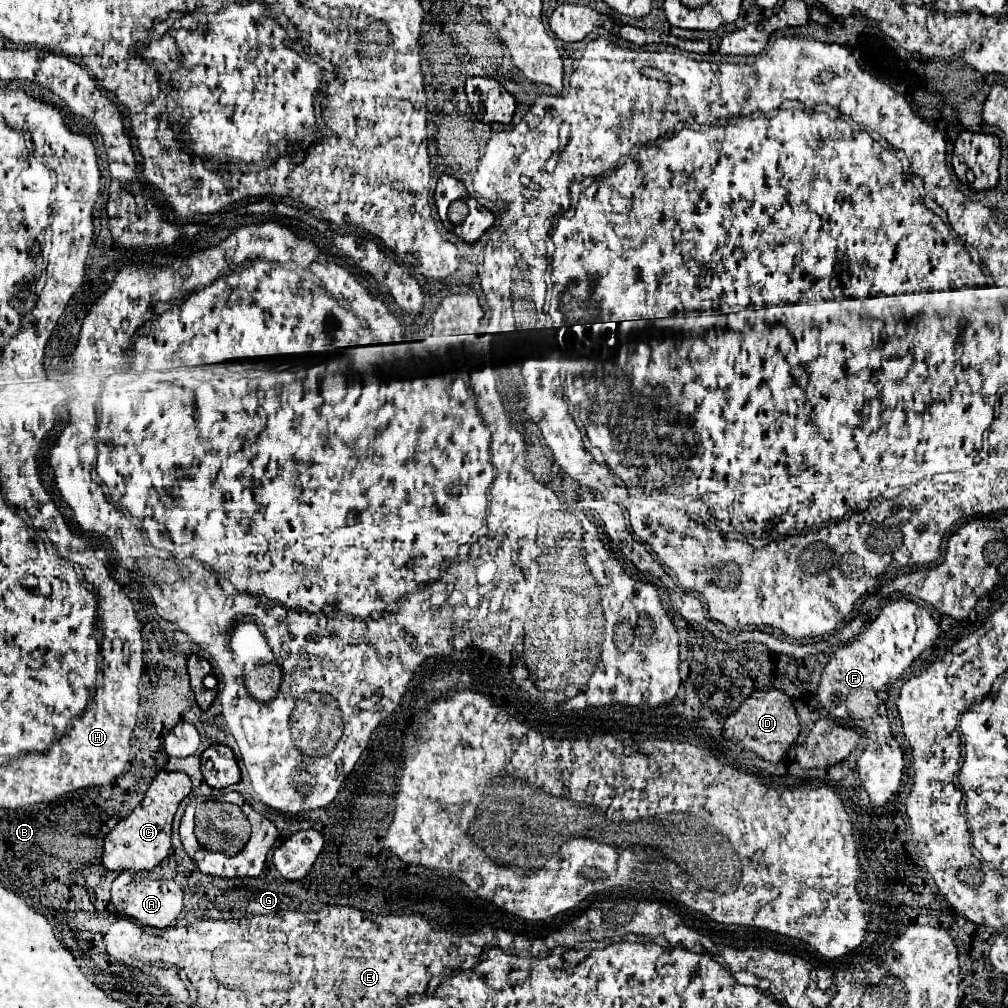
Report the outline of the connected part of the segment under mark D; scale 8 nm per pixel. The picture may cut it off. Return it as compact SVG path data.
M764 689L764 691L752 693L736 709L736 713L726 719L722 735L724 735L724 739L728 739L732 743L742 743L746 749L756 753L760 759L776 765L786 757L792 743L798 739L800 721L798 721L798 715L796 715L790 699L782 691Z

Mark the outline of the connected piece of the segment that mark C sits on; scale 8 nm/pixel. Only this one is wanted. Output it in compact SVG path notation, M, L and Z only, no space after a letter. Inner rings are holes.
M160 771L160 773L154 777L150 789L146 791L144 803L140 803L126 819L122 819L122 821L106 835L106 839L104 839L102 865L104 865L106 869L110 869L110 871L116 871L116 873L122 873L122 871L126 871L126 869L130 869L130 871L152 871L154 867L158 867L158 865L168 857L168 853L170 853L172 819L174 819L174 813L176 813L180 801L188 797L190 787L192 787L192 783L190 783L190 777L188 777L186 773L180 773L180 771Z

